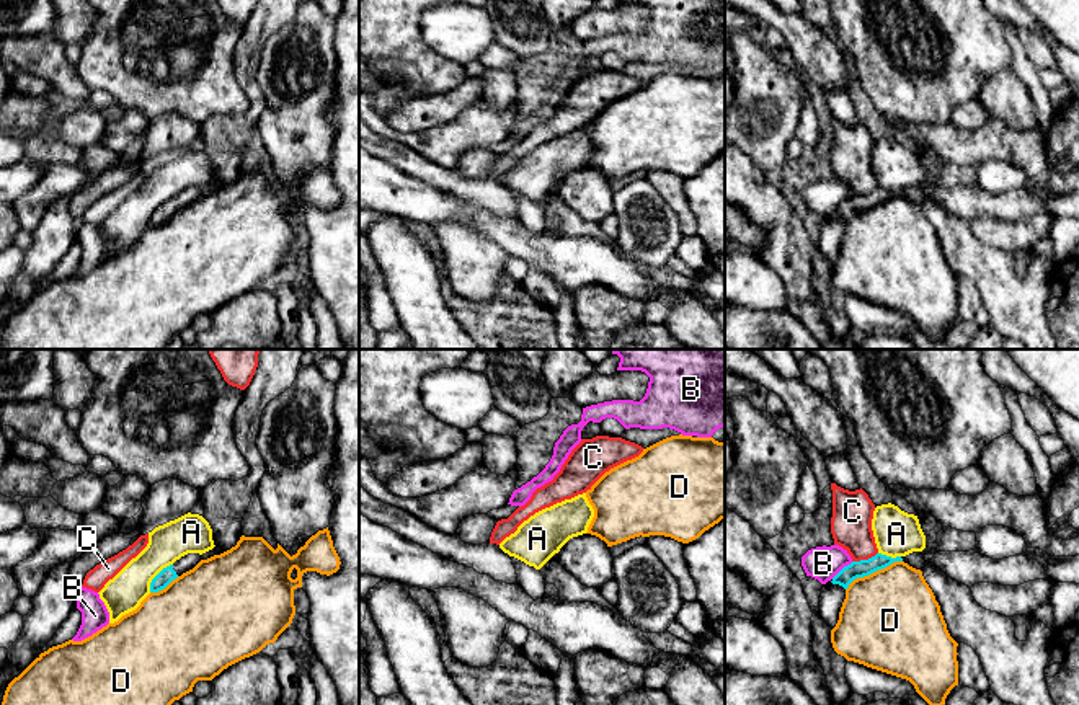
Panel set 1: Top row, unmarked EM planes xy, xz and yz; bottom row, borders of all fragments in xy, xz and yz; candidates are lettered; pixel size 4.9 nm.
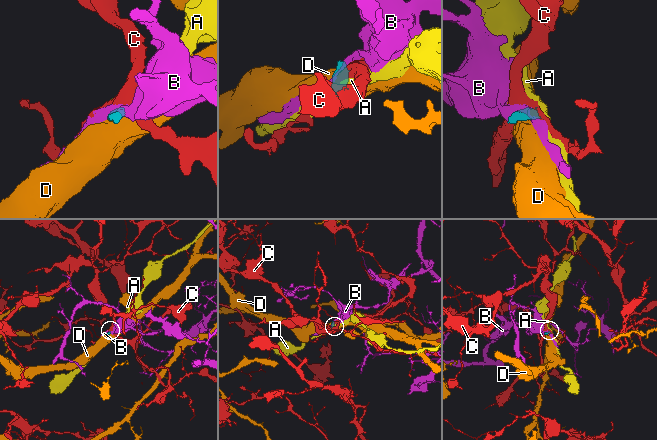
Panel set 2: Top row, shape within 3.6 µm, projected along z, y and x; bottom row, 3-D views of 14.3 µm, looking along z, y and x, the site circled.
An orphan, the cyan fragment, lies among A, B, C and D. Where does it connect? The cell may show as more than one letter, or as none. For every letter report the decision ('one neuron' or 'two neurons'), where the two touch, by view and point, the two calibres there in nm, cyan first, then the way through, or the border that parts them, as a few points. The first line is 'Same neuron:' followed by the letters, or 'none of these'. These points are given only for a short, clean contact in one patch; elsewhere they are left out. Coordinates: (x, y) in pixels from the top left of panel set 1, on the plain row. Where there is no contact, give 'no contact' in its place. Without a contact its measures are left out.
Same neuron: none of these
A: two neurons | xy (155, 211) | 80/190 nm | along xy (172, 198), (152, 214), (149, 226)
B: two neurons | yz (843, 203) | 80/170 nm | along yz (852, 196), (831, 212)
C: two neurons | yz (864, 195) | 80/200 nm | along yz (877, 186), (852, 196)
D: two neurons | yz (872, 206) | 80/480 nm

